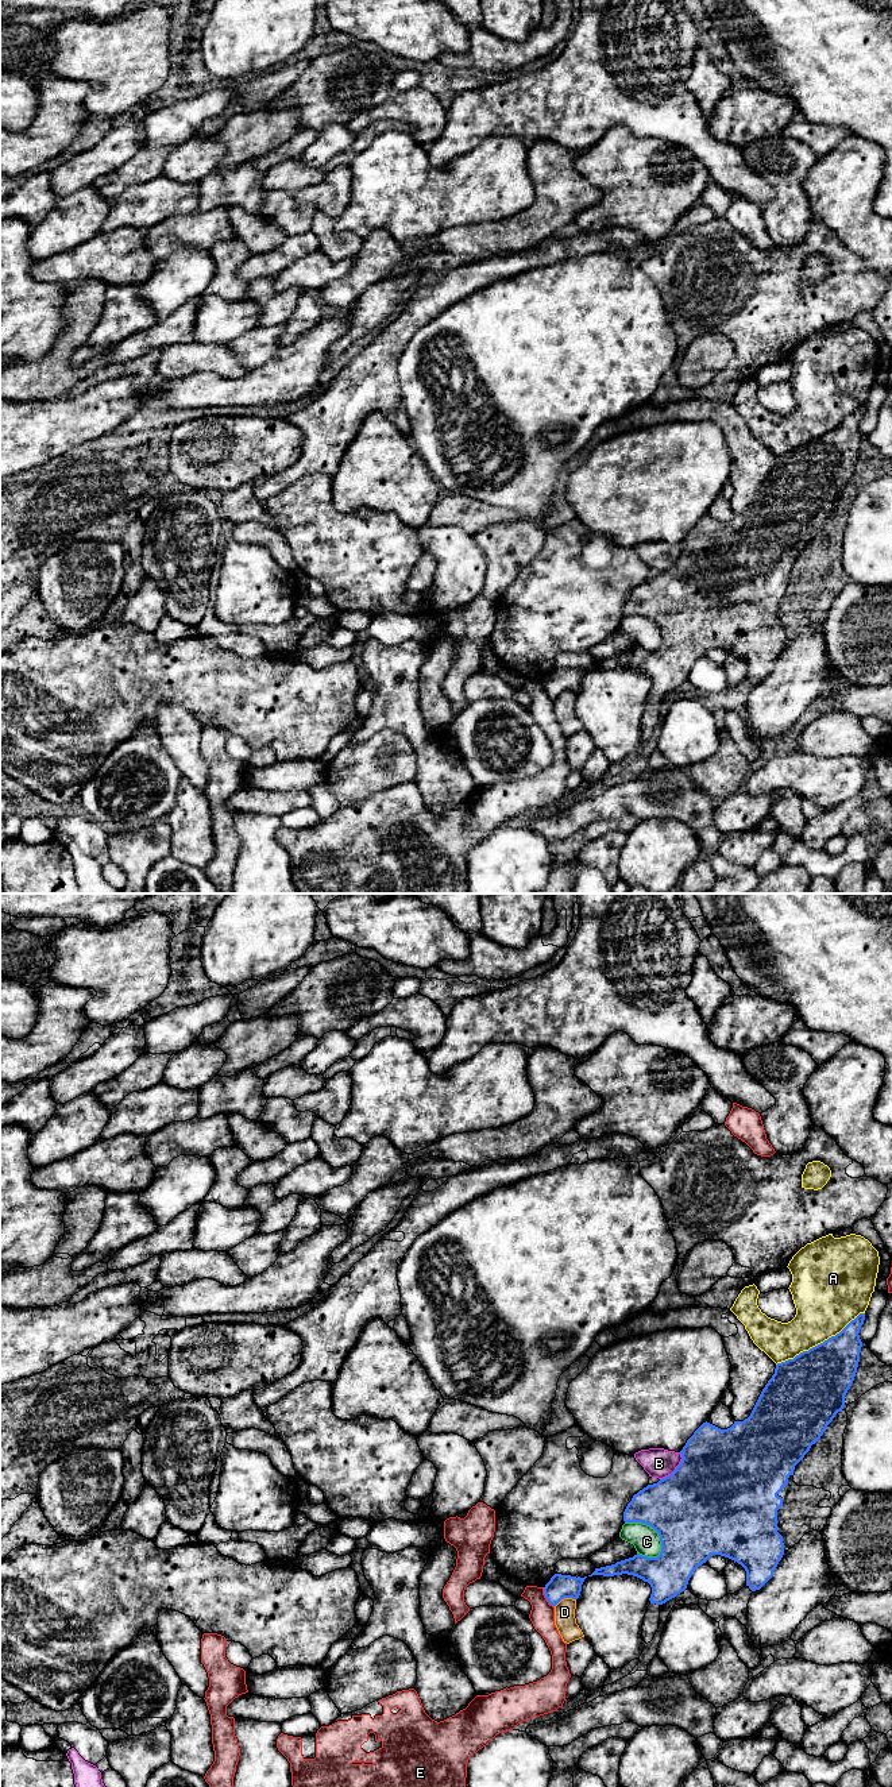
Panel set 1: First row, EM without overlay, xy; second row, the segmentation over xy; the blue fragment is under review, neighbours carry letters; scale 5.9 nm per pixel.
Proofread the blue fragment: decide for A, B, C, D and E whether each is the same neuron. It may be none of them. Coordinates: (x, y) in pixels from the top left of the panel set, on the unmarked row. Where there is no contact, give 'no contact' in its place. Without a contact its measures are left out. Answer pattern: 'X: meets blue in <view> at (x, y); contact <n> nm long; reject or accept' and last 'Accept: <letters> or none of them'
A: meets blue in xy at (821, 436); contact 600 nm long; reject
B: meets blue in xy at (676, 562); contact 200 nm long; reject
C: meets blue in xy at (653, 621); contact 300 nm long; reject
D: meets blue in xy at (564, 690); contact 140 nm long; reject
E: meets blue in xy at (545, 690); contact 140 nm long; reject
Accept: none of them

